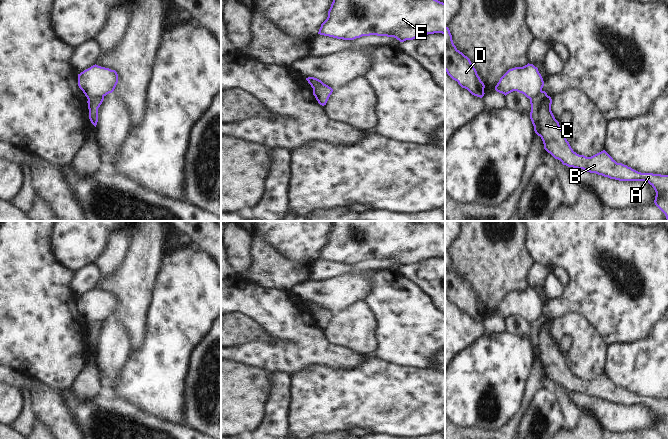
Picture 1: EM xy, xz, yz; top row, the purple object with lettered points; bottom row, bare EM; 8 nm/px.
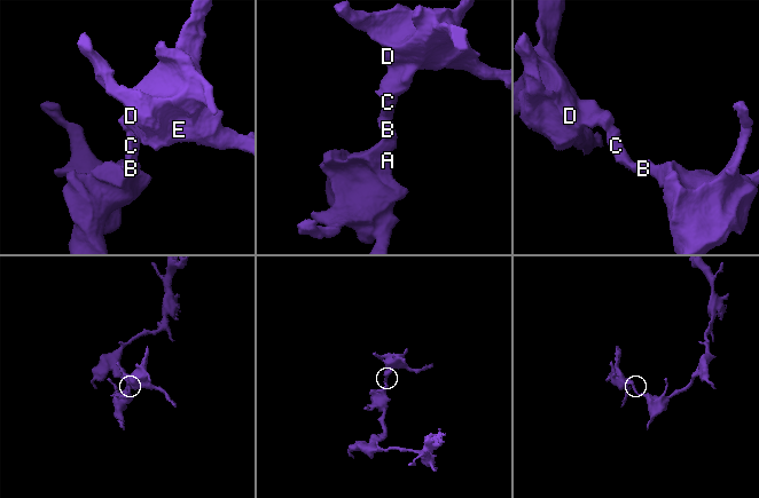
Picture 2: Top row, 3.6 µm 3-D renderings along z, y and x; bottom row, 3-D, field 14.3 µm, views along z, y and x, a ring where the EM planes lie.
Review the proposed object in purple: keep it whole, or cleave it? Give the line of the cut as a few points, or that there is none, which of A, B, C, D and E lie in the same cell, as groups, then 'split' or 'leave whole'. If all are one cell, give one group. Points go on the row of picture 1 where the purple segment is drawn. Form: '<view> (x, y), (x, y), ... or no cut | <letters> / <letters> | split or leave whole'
xy (103, 96), (92, 96), (88, 99) | A B C / D E | split

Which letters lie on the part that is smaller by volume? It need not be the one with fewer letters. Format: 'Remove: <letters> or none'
Remove: D, E

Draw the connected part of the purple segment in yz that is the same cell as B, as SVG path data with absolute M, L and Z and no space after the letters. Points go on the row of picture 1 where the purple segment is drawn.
M541 91L538 95L530 99L530 104L530 119L534 126L534 131L541 137L544 149L555 159L560 160L563 165L568 167L583 169L587 172L596 173L610 179L619 181L647 181L656 192L654 200L655 205L665 214L666 219L669 220L669 175L638 172L627 165L617 163L605 150L591 157L577 154L571 148L566 139L566 135L559 125L559 122L555 119L551 111L551 97L548 96L545 91Z

